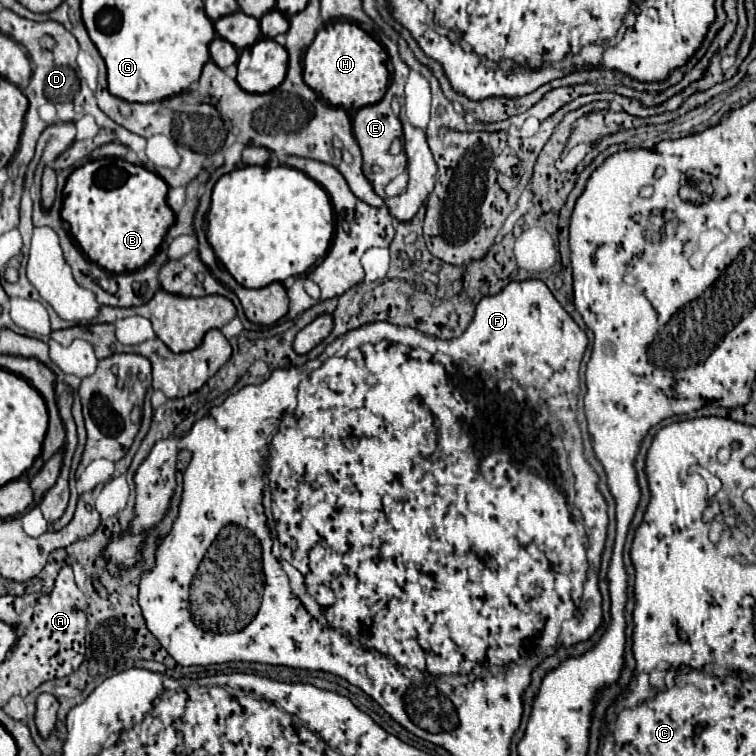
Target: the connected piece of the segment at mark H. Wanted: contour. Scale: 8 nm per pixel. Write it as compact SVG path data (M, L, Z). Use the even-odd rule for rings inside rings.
M331 22L325 24L313 44L305 52L303 78L309 88L319 92L323 100L333 108L359 110L377 104L387 90L387 52L357 24L353 22Z

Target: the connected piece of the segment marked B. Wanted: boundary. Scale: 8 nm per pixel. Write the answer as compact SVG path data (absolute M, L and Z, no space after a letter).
M101 158L101 160L91 160L77 168L65 184L65 198L63 198L63 208L61 208L61 218L69 222L69 230L73 238L77 240L79 248L83 254L99 264L101 268L109 272L133 272L141 266L145 266L157 252L159 244L163 242L165 232L169 226L175 222L173 210L167 206L167 184L161 176L155 172L149 172L143 166L129 164L123 158Z

